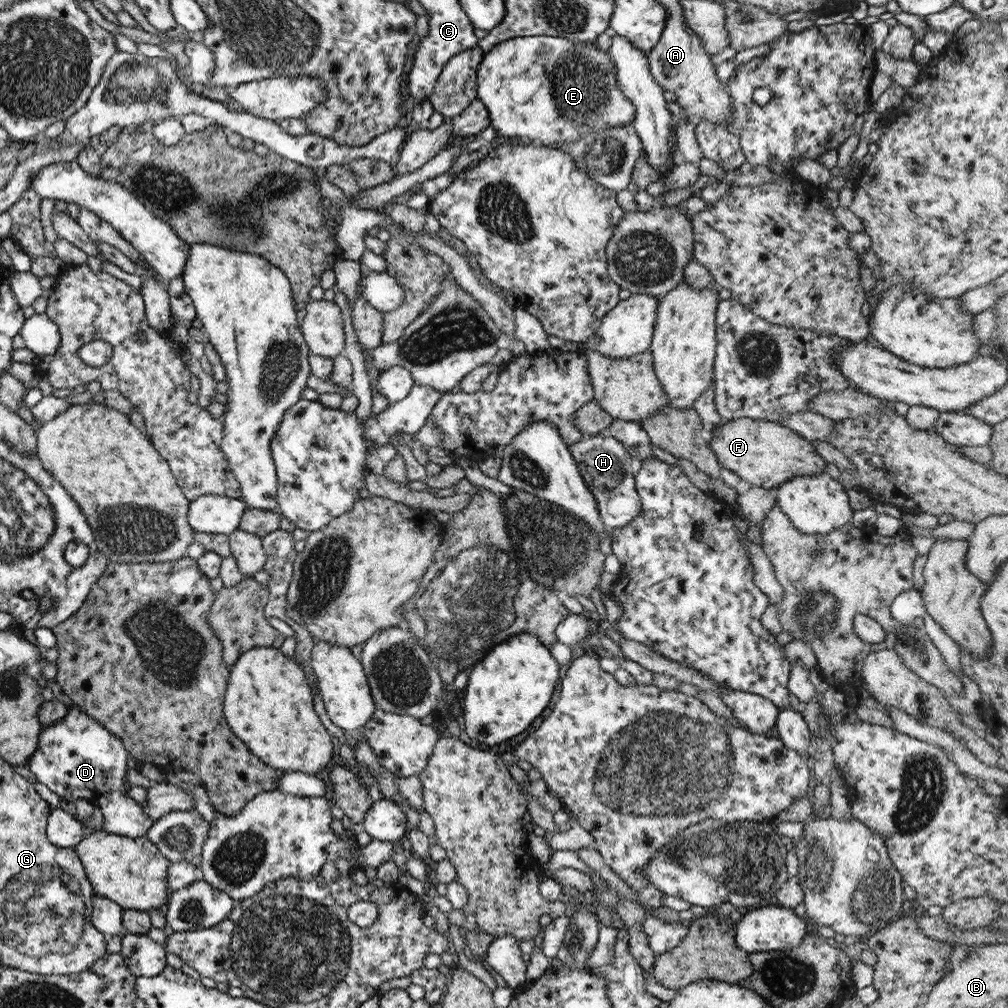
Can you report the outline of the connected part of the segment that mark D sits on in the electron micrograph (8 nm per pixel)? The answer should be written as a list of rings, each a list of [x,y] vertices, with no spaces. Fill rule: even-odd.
[[[74,705],[67,709],[62,720],[41,728],[37,749],[26,763],[30,776],[60,800],[85,799],[96,806],[103,815],[101,831],[129,838],[145,835],[153,821],[143,815],[140,804],[127,794],[127,752],[121,742]]]

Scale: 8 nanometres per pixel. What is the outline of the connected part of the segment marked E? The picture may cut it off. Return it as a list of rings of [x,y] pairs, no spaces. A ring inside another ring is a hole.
[[[547,34],[516,36],[515,38],[493,45],[489,51],[483,53],[483,57],[481,57],[479,65],[477,65],[477,71],[475,71],[475,80],[477,80],[476,99],[484,104],[490,120],[490,125],[494,128],[496,134],[514,136],[519,138],[519,140],[524,140],[531,144],[553,146],[555,143],[559,145],[559,143],[565,143],[565,141],[571,143],[571,141],[579,139],[583,133],[600,131],[601,129],[617,127],[619,125],[627,125],[627,123],[632,123],[633,117],[635,117],[635,106],[633,106],[631,100],[617,88],[617,82],[615,82],[615,68],[613,68],[613,62],[611,62],[611,58],[609,58],[609,52],[599,50],[596,42],[593,42],[593,44],[587,44],[587,42],[585,42],[585,45],[583,45],[573,40]]]

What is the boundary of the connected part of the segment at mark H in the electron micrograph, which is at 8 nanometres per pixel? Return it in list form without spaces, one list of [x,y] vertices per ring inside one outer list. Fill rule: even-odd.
[[[605,433],[583,436],[568,447],[579,475],[595,499],[602,525],[609,529],[629,524],[641,510],[641,503],[634,488],[634,476],[630,467],[631,456],[623,444]]]

